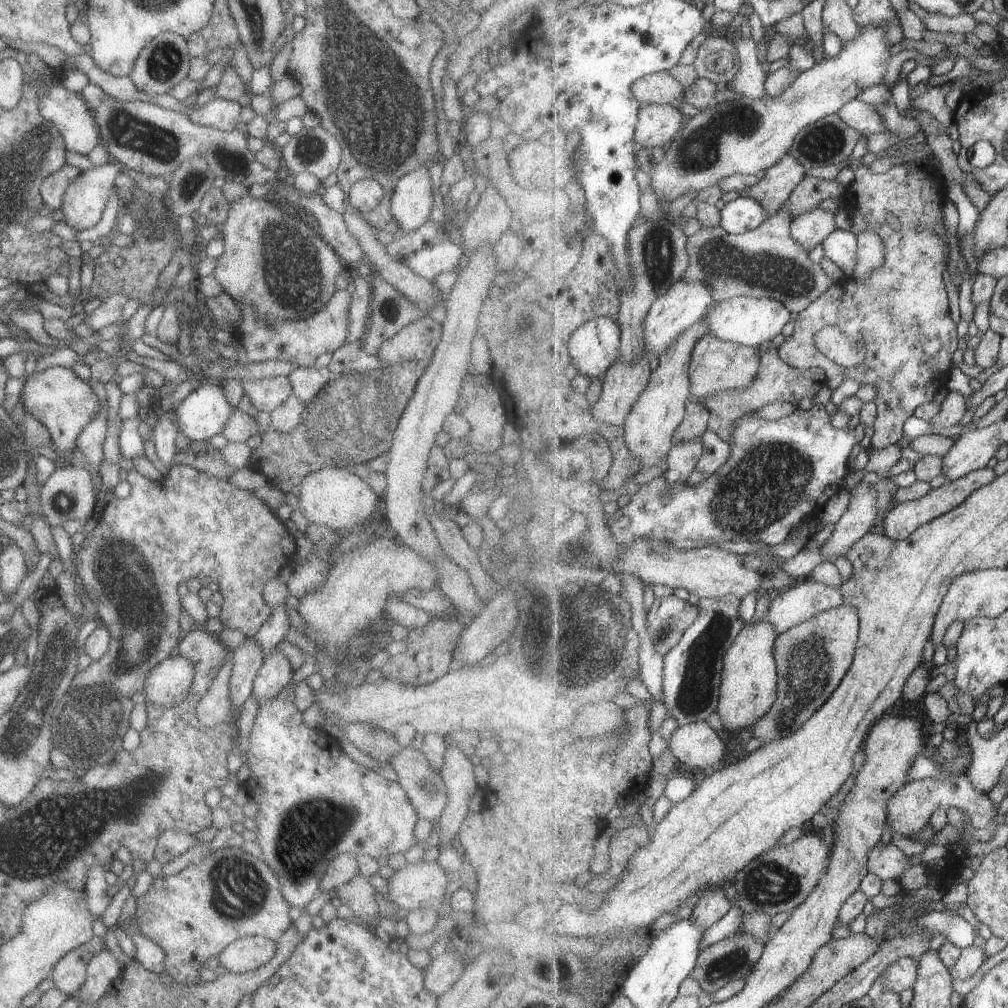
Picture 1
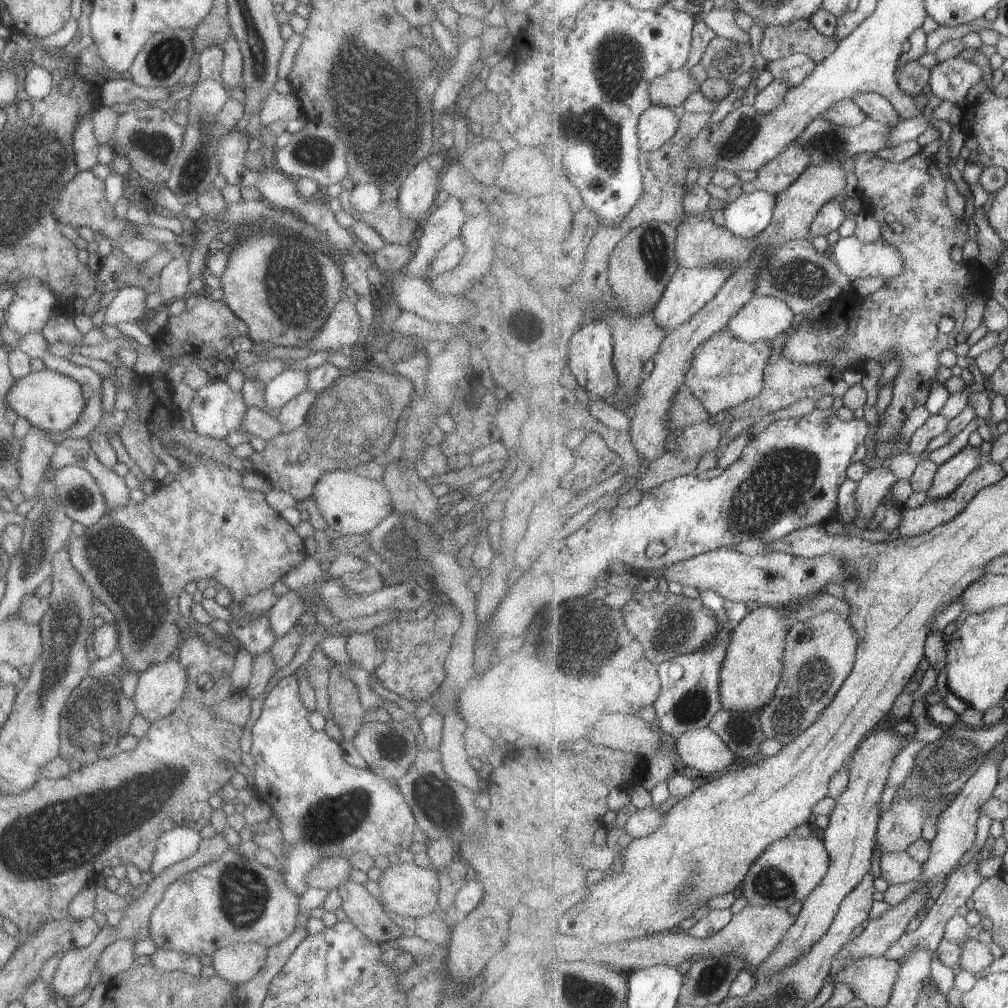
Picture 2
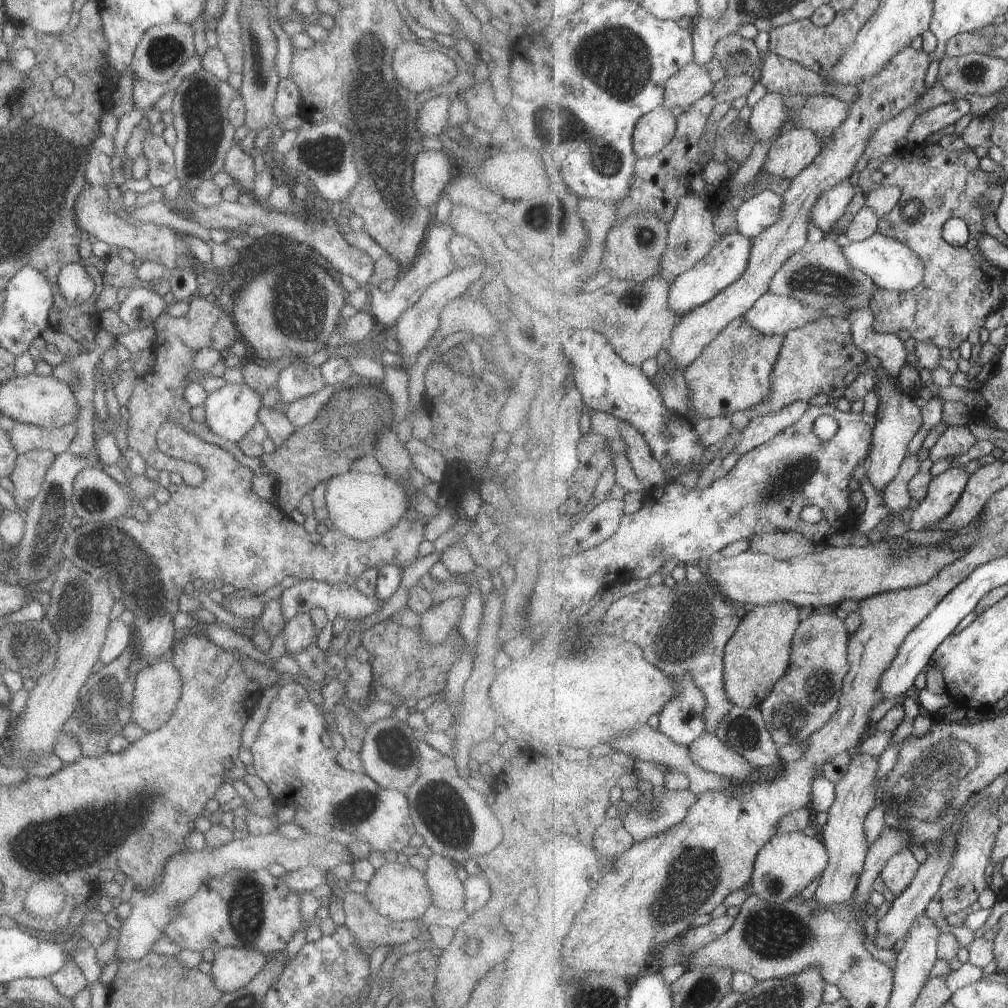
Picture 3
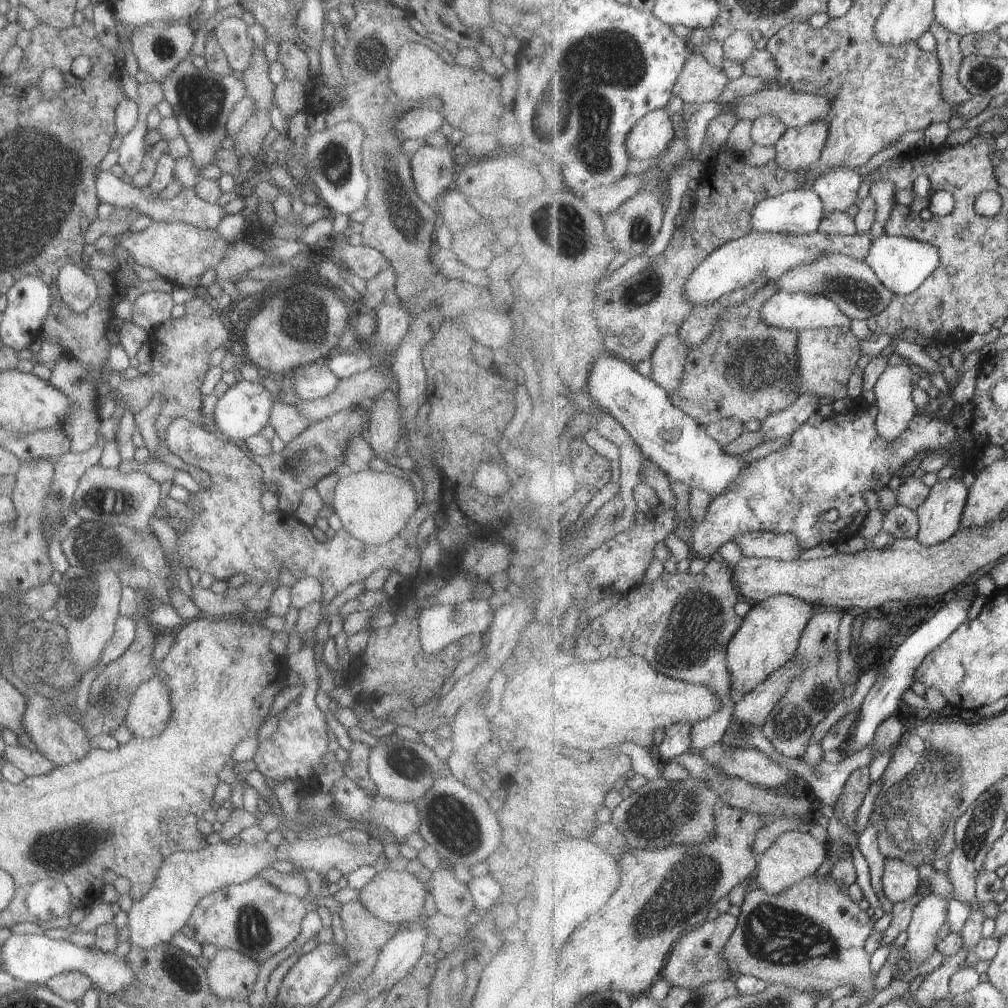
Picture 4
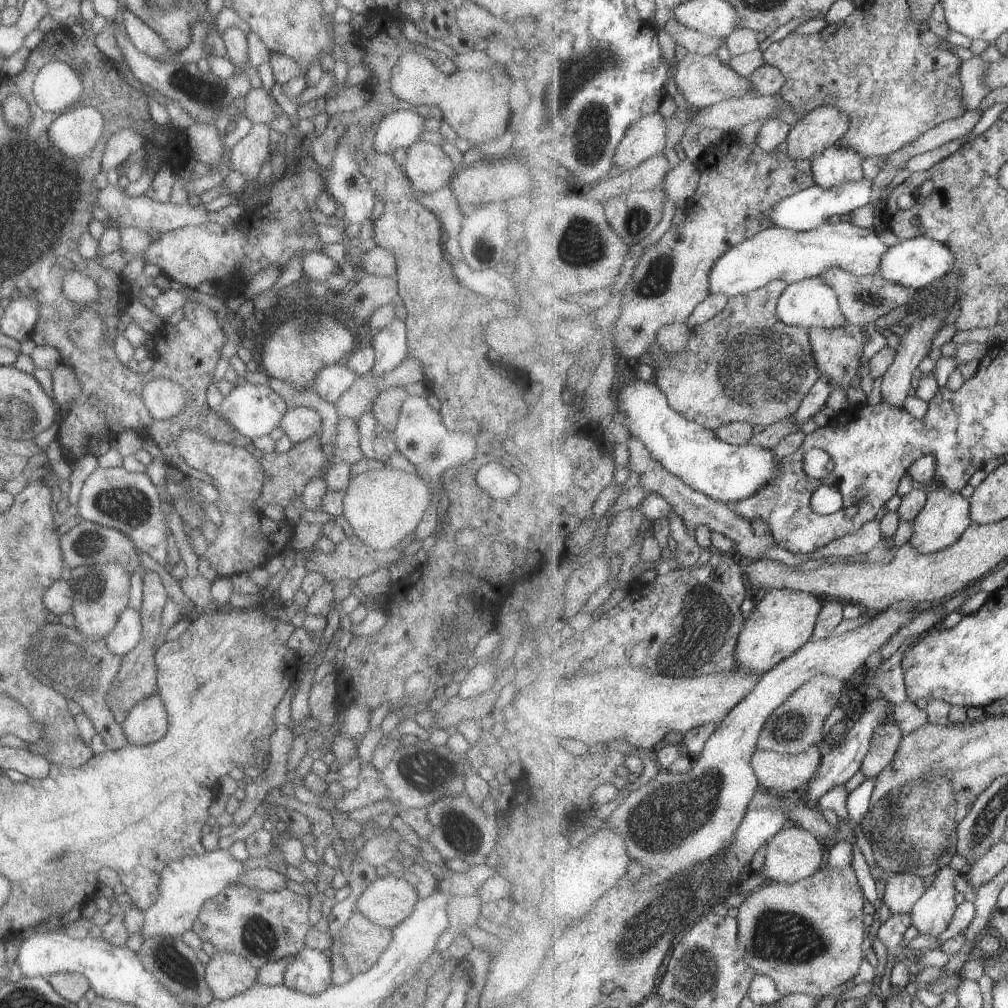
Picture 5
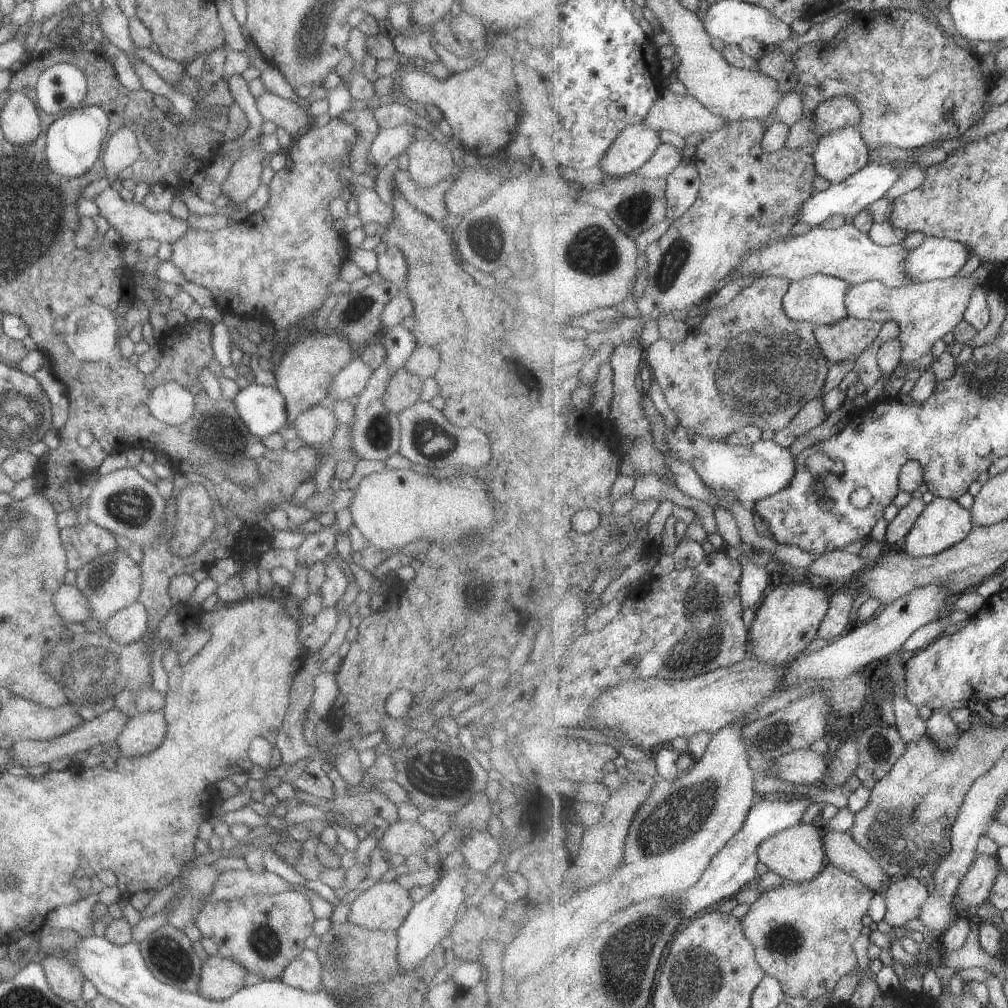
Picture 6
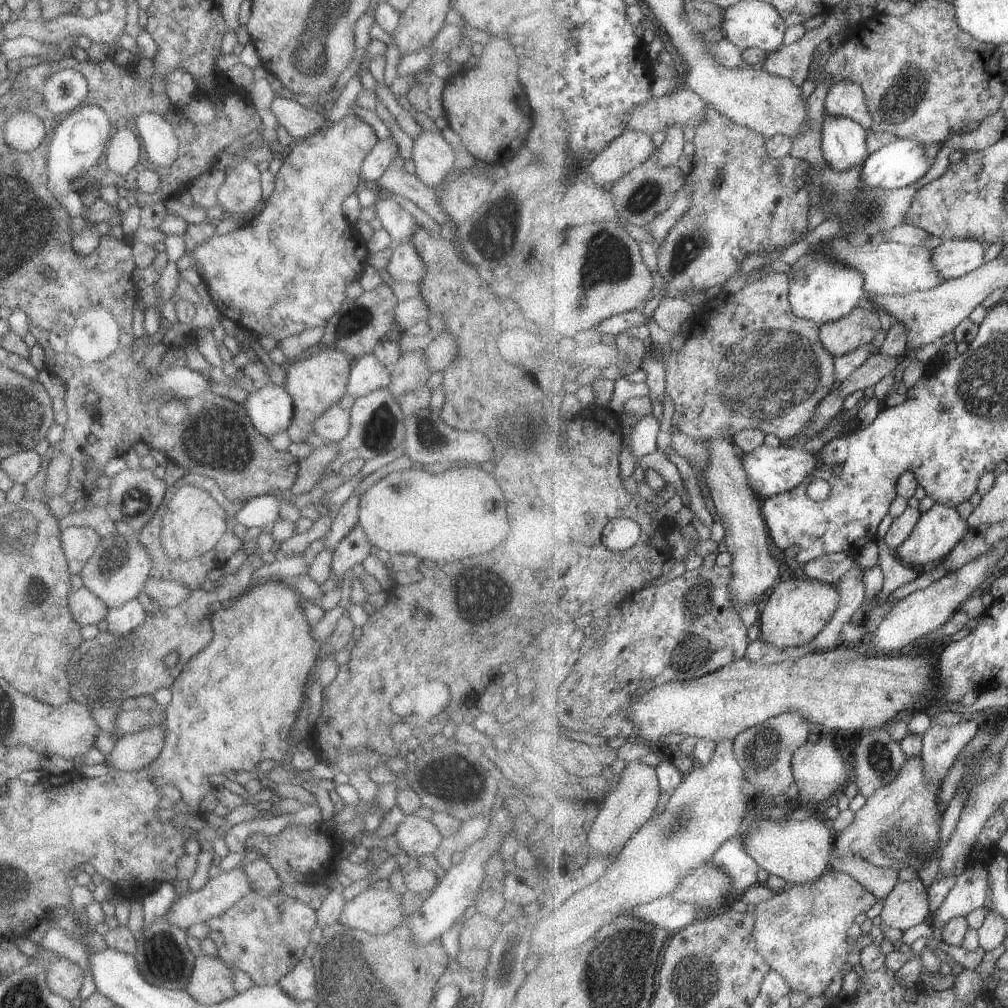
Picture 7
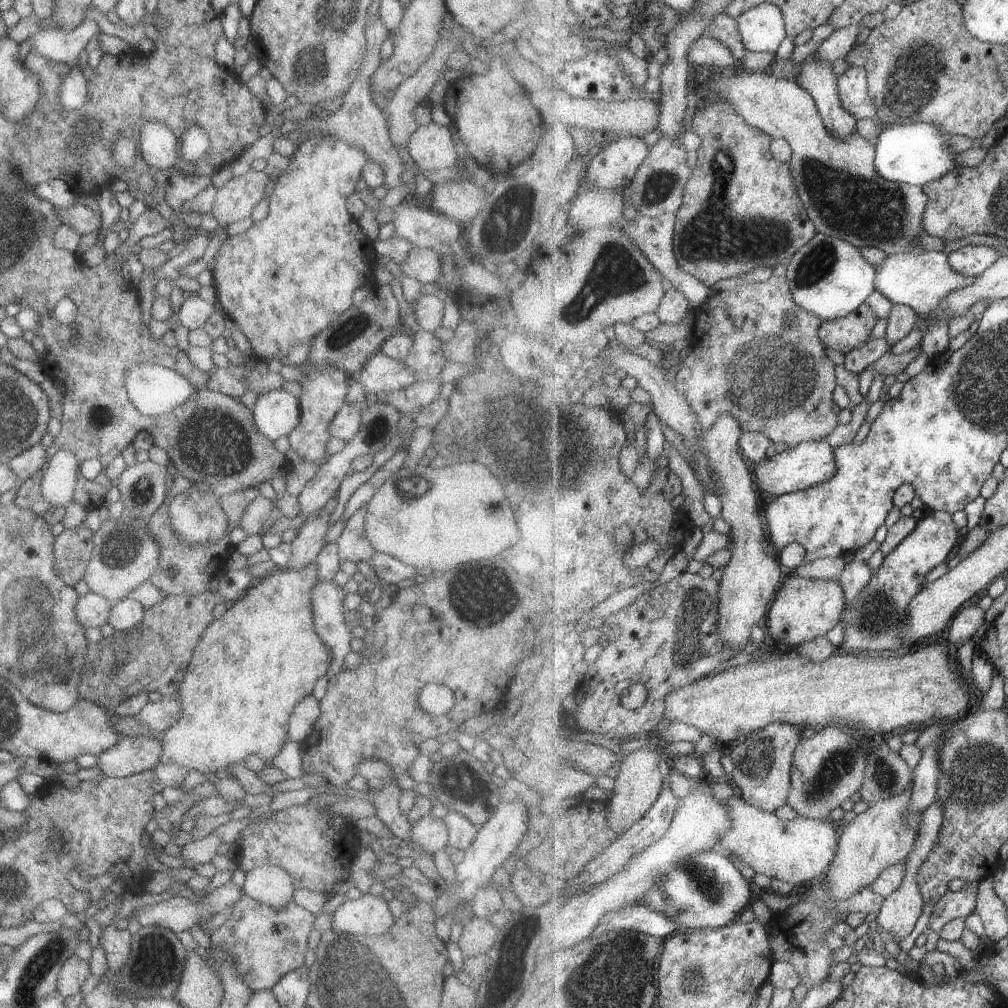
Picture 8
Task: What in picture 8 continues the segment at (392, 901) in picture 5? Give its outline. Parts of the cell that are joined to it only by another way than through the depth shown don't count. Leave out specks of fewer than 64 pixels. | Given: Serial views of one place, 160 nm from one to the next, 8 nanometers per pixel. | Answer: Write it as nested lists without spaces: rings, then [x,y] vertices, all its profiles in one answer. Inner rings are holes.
[[[367,892],[357,899],[344,899],[331,914],[329,929],[350,935],[382,935],[392,922],[387,901]]]

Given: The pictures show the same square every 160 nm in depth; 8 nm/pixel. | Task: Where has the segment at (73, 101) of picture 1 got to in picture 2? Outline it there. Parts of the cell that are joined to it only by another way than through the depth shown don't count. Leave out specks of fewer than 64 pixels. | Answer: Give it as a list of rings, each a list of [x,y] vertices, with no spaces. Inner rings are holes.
[[[89,113],[82,115],[72,135],[72,153],[79,171],[90,171],[97,164],[97,147]]]

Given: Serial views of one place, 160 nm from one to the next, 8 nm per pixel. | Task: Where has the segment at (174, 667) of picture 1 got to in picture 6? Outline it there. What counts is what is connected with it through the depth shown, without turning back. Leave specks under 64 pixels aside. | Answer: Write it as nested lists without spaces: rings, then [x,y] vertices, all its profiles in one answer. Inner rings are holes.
[[[162,709],[134,714],[127,719],[114,740],[118,754],[123,757],[146,755],[159,746],[165,731]]]

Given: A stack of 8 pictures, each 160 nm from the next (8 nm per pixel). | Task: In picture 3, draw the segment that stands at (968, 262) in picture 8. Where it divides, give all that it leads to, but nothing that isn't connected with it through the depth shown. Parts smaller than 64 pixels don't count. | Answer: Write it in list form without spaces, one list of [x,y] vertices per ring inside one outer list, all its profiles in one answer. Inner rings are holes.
[[[876,233],[865,241],[850,241],[842,247],[842,250],[843,254],[847,256],[847,262],[855,270],[861,270],[869,278],[873,278],[880,290],[909,292],[923,282],[923,276],[926,274],[923,260],[906,243],[880,233]]]

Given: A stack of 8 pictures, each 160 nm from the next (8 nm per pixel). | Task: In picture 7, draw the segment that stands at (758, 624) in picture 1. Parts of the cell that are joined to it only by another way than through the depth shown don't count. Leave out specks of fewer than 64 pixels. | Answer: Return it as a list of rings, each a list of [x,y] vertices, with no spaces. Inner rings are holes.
[[[809,577],[784,580],[774,588],[762,610],[759,638],[780,649],[812,643],[833,620],[839,603],[840,592],[836,585]]]

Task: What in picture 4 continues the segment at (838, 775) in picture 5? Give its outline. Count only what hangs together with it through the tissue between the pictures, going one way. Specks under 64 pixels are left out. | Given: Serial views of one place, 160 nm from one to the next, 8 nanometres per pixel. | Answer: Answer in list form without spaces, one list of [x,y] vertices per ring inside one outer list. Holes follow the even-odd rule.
[[[984,574],[975,579],[978,584],[978,594],[973,599],[959,599],[957,596],[941,607],[932,618],[922,621],[912,635],[909,635],[897,648],[896,652],[891,656],[889,662],[884,667],[883,673],[877,677],[875,684],[866,694],[859,712],[860,717],[854,726],[854,730],[850,732],[851,743],[849,745],[848,754],[844,757],[851,756],[861,752],[866,746],[872,744],[877,729],[888,718],[893,715],[899,715],[898,710],[901,706],[902,696],[905,691],[909,690],[914,682],[914,674],[917,667],[927,658],[927,655],[941,646],[952,634],[969,618],[969,606],[972,601],[980,594],[986,595],[988,598],[998,589],[996,582],[990,574]]]

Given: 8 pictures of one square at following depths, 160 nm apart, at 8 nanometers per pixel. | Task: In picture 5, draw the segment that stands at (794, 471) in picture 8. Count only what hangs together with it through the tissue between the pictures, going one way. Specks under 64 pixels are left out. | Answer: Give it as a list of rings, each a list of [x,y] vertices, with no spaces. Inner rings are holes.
[[[637,379],[629,385],[620,380],[622,386],[617,396],[619,418],[630,428],[631,434],[645,443],[653,458],[662,462],[668,471],[680,476],[689,486],[715,500],[736,505],[751,498],[776,477],[779,462],[775,460],[773,449],[753,443],[734,445],[725,442],[711,429],[676,411],[653,379]]]

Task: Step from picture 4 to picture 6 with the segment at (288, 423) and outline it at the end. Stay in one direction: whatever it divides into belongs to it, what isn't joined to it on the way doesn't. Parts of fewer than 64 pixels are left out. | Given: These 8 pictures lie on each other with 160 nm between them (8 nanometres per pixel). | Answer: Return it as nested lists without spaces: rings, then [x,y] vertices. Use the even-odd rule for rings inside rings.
[[[315,405],[299,413],[289,426],[297,430],[297,438],[305,445],[316,447],[333,436],[337,423],[332,409]]]

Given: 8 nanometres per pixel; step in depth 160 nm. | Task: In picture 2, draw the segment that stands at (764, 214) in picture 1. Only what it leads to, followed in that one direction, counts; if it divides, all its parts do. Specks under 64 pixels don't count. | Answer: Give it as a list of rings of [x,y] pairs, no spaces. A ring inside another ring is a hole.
[[[772,192],[743,194],[727,204],[725,226],[737,236],[755,240],[774,221],[776,202],[777,197]]]

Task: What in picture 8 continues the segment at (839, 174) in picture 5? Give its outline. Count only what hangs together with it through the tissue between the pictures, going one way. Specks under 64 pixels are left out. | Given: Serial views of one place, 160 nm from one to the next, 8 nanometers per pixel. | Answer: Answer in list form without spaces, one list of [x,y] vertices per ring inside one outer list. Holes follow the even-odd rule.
[[[814,54],[802,62],[795,80],[813,95],[829,130],[836,137],[845,138],[857,133],[858,118],[843,106],[838,78],[833,64],[818,59]]]

